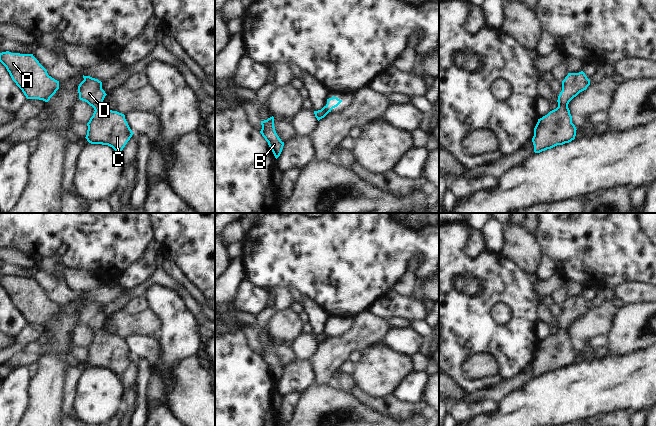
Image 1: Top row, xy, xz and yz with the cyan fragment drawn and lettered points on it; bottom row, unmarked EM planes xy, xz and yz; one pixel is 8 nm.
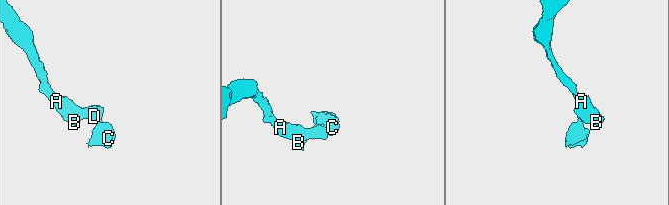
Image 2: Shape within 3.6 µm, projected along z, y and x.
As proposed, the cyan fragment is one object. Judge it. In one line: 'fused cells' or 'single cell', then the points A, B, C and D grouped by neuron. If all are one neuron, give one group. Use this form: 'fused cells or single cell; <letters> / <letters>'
single cell; A B C D

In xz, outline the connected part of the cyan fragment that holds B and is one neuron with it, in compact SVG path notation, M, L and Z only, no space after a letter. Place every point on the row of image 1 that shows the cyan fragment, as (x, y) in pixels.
M270 117L267 120L261 121L262 129L260 133L268 142L270 149L272 150L275 158L277 159L283 149L284 142L281 141L277 135L274 127L274 117Z

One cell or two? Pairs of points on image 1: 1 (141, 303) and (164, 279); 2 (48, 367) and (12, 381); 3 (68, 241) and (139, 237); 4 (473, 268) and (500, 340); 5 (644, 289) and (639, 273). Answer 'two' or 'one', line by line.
1: two
2: two
3: one
4: one
5: two

